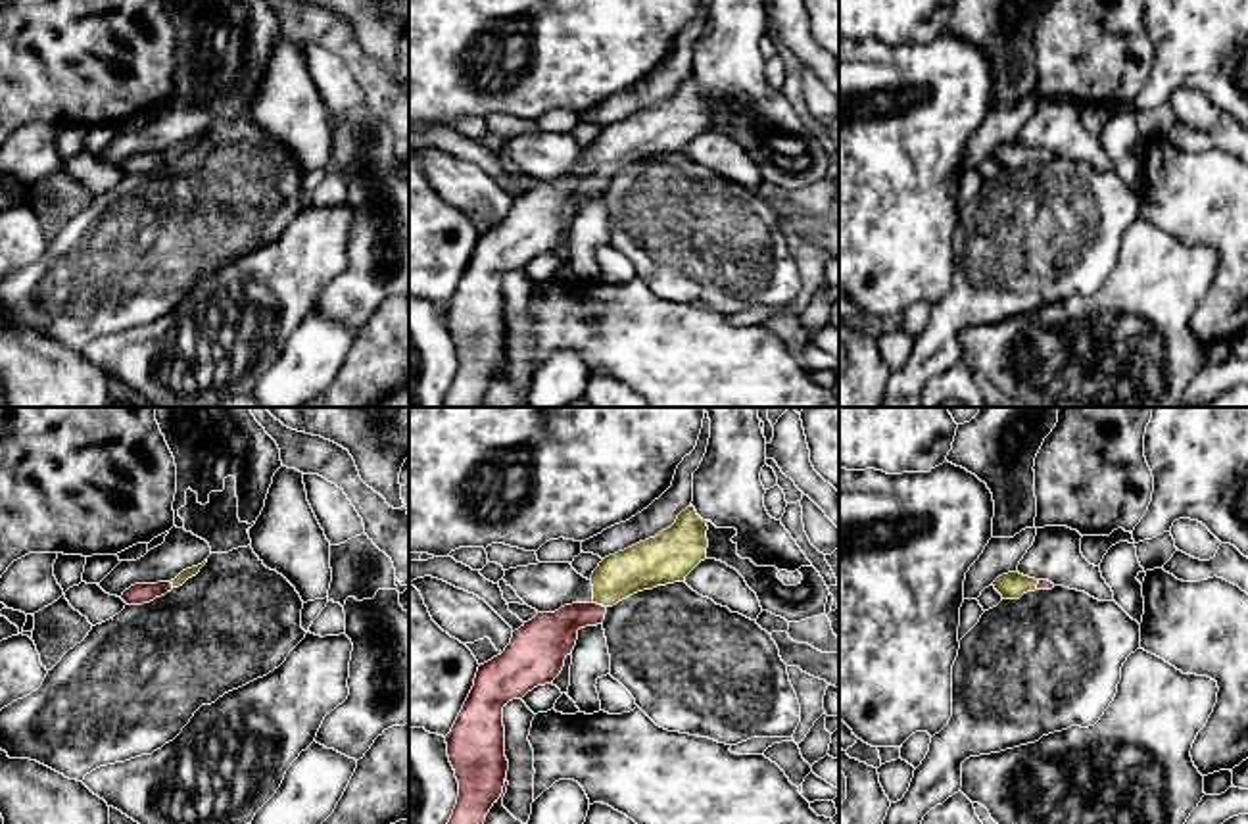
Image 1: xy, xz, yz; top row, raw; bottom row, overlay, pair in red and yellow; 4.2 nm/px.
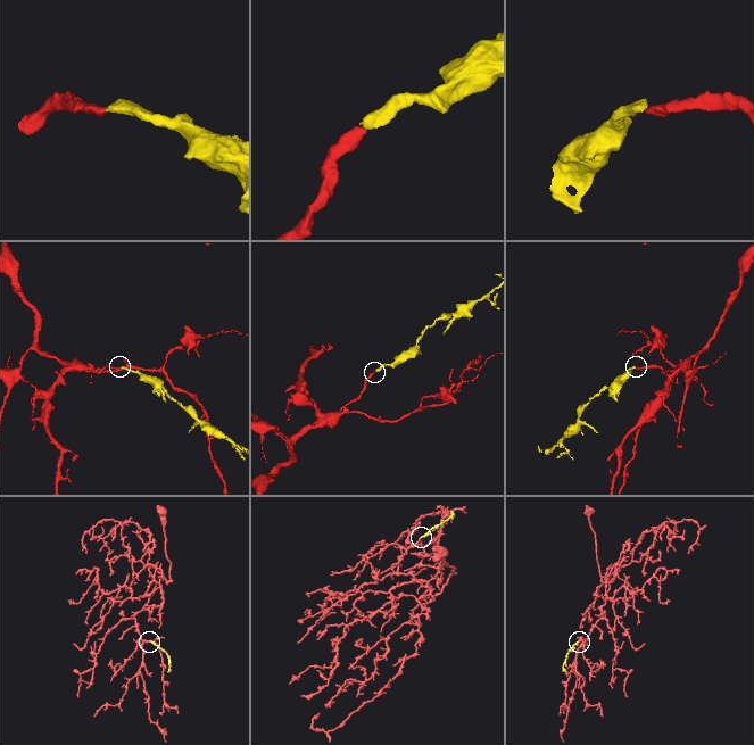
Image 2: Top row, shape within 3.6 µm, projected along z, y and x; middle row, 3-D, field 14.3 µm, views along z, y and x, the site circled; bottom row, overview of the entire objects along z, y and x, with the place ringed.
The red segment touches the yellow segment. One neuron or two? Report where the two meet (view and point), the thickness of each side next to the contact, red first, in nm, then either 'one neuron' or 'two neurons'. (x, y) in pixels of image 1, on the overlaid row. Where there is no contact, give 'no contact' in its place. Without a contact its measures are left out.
xz (600, 605) | 200/190 nm | one neuron

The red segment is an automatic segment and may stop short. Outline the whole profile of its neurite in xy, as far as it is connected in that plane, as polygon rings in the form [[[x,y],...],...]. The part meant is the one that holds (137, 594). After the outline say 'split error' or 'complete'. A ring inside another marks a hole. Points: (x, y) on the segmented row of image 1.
[[[207,559],[192,569],[182,570],[175,580],[171,582],[157,582],[157,584],[134,584],[129,590],[123,592],[121,599],[127,605],[142,605],[142,603],[150,603],[156,597],[165,595],[167,592],[171,592],[173,588],[182,586],[188,578],[196,576],[200,572],[200,569],[207,563]]] | split error

